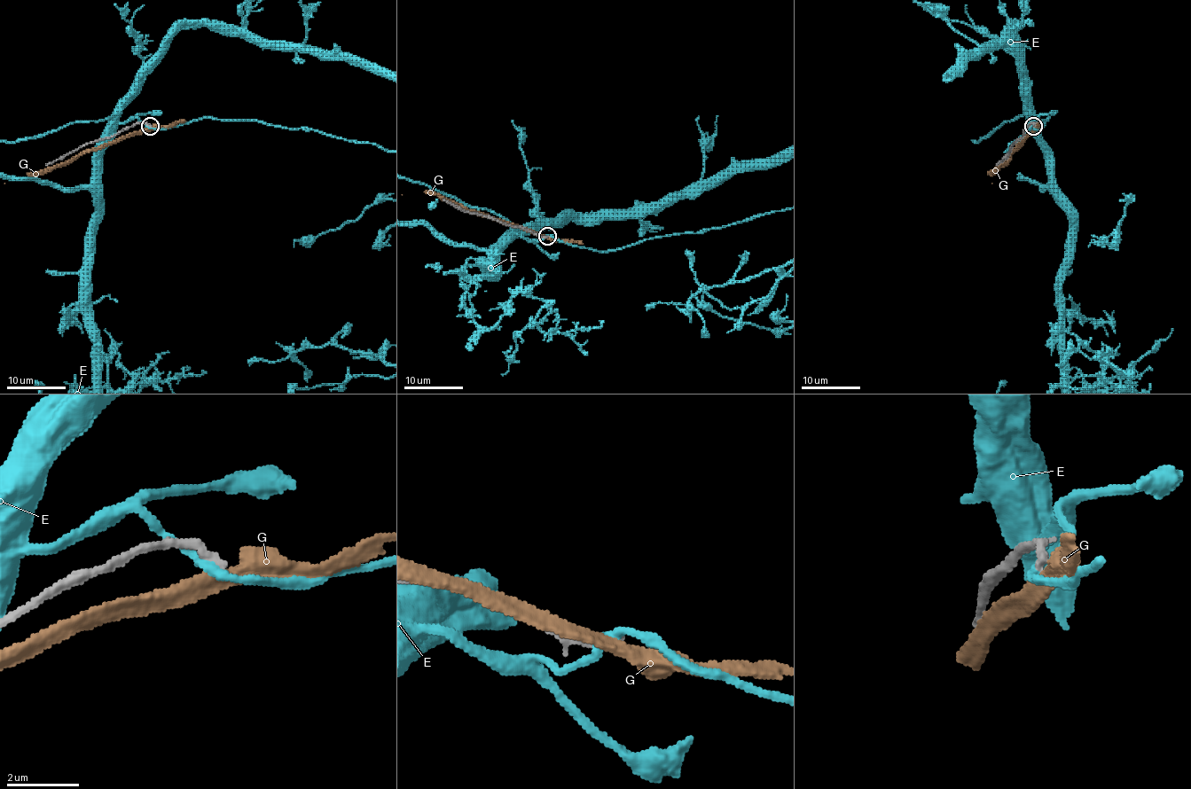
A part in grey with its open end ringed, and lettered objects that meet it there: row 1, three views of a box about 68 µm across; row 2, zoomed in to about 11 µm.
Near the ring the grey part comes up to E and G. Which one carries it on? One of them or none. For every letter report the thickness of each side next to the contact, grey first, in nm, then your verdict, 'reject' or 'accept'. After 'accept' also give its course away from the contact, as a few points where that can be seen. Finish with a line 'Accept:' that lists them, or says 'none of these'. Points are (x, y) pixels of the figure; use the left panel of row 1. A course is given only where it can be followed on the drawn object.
E: calibres 280 and 240 nm; reject
G: calibres 240 and 400 nm; reject
Accept: none of these

